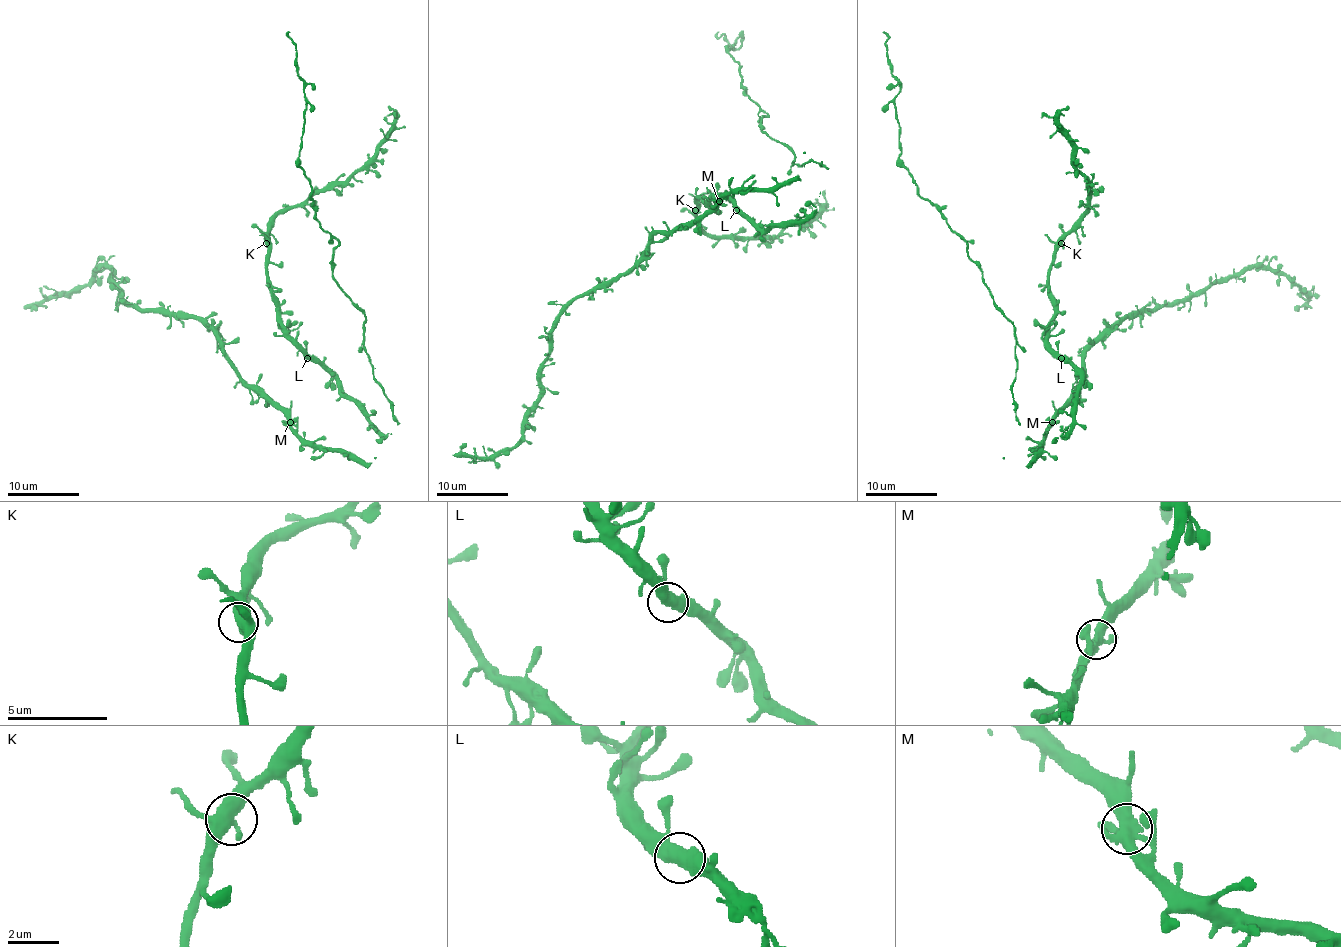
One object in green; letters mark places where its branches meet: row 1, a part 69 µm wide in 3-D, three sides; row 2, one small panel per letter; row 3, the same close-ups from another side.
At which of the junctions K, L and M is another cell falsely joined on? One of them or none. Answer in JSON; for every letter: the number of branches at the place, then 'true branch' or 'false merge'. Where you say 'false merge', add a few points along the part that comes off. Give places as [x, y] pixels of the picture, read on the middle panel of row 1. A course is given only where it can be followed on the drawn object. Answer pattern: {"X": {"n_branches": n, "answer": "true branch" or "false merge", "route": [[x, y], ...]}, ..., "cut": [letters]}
{"K": {"n_branches": 3, "answer": "true branch"}, "L": {"n_branches": 3, "answer": "true branch"}, "M": {"n_branches": 3, "answer": "true branch"}, "cut": []}

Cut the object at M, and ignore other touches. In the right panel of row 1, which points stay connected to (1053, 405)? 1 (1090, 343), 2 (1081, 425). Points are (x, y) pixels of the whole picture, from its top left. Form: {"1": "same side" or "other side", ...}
{"1": "same side", "2": "other side"}

